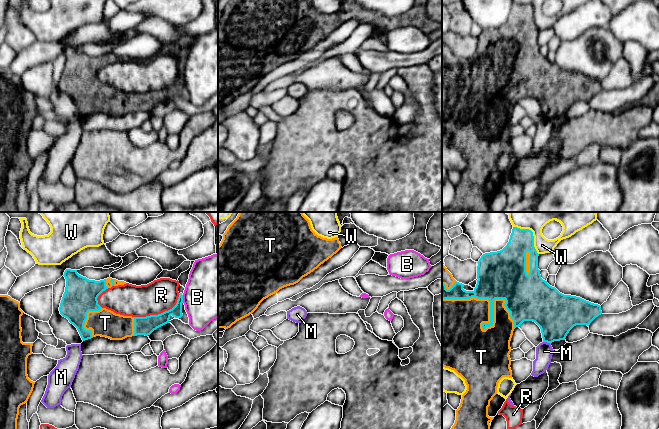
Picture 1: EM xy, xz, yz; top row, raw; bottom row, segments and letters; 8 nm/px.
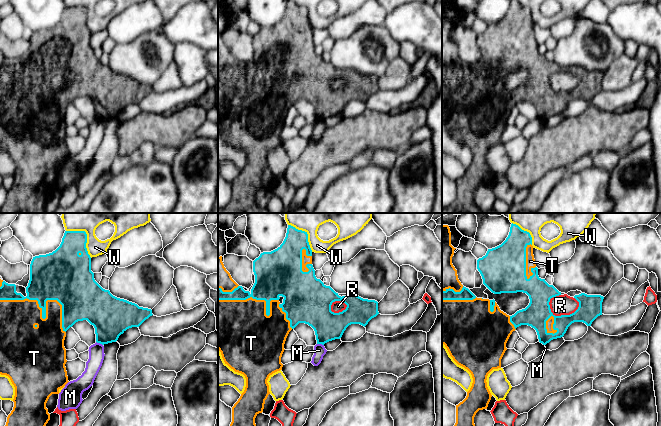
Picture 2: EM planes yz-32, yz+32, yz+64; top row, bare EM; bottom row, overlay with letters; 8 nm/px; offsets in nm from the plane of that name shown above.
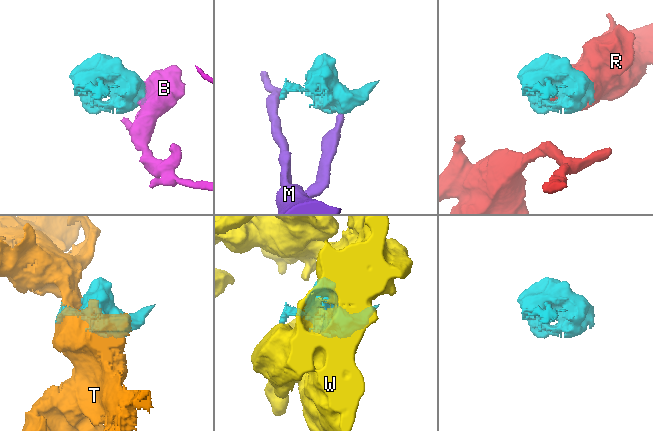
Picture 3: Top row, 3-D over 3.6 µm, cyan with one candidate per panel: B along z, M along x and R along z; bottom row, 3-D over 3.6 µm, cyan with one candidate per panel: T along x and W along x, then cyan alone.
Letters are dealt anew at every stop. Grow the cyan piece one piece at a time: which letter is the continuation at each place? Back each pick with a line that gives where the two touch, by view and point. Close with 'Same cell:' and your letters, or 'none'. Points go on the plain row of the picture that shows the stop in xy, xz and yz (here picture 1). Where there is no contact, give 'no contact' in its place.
T: meets cyan in yz at (482, 101)
Same cell: T

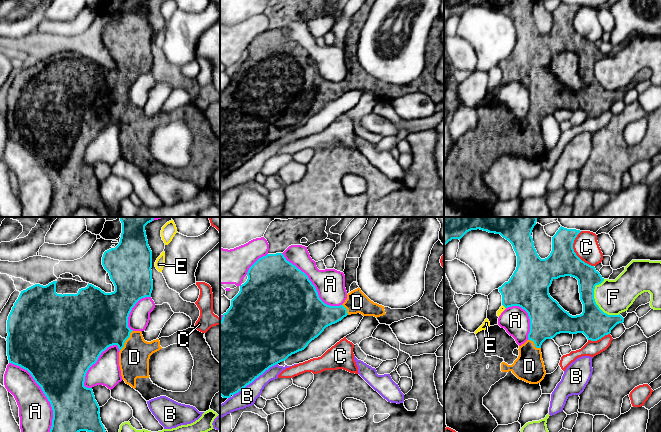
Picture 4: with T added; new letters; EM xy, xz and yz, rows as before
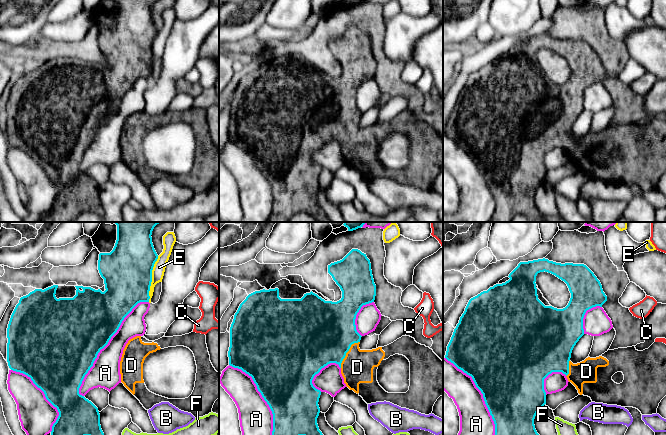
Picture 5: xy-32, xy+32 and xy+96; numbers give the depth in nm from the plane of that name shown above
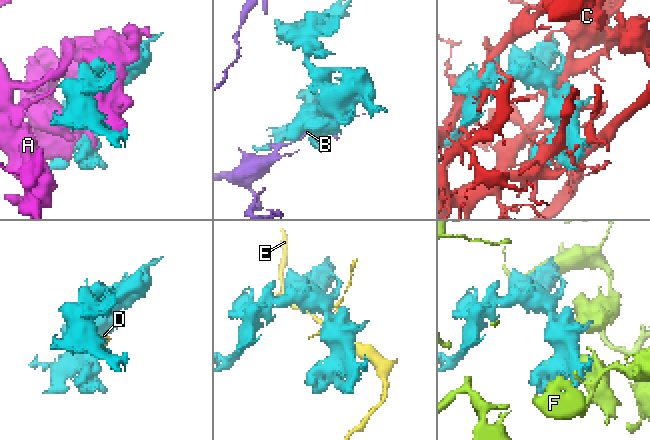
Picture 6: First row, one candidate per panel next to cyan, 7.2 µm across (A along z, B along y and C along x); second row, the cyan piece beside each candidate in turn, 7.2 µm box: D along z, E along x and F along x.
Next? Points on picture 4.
D: meets cyan in xy at (126, 115)
Same cell: D

